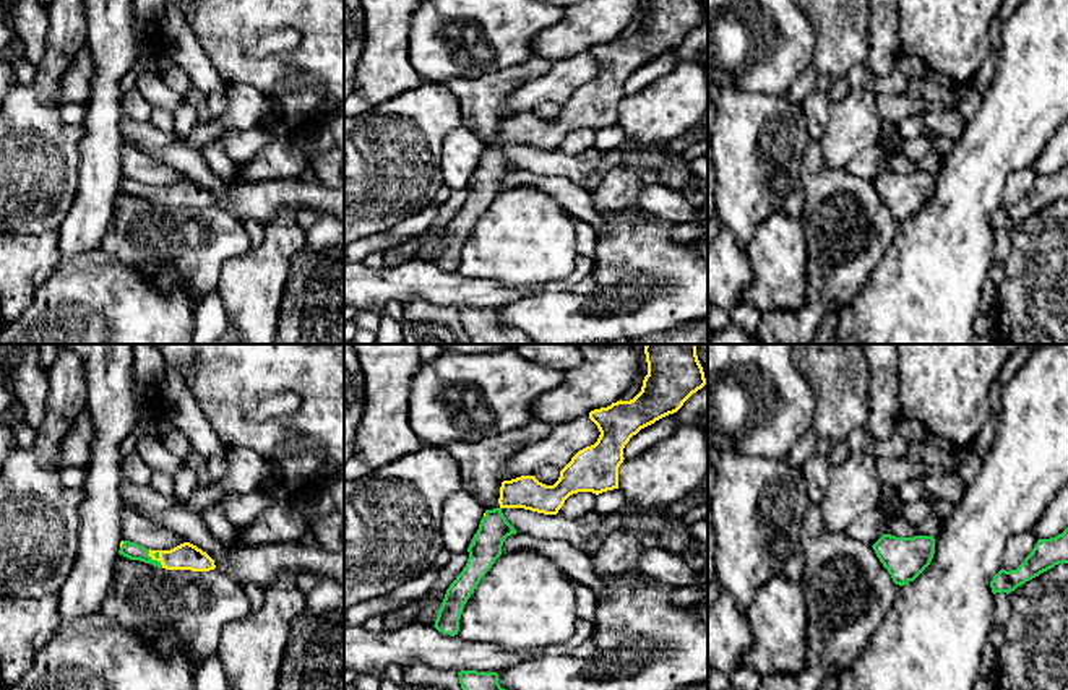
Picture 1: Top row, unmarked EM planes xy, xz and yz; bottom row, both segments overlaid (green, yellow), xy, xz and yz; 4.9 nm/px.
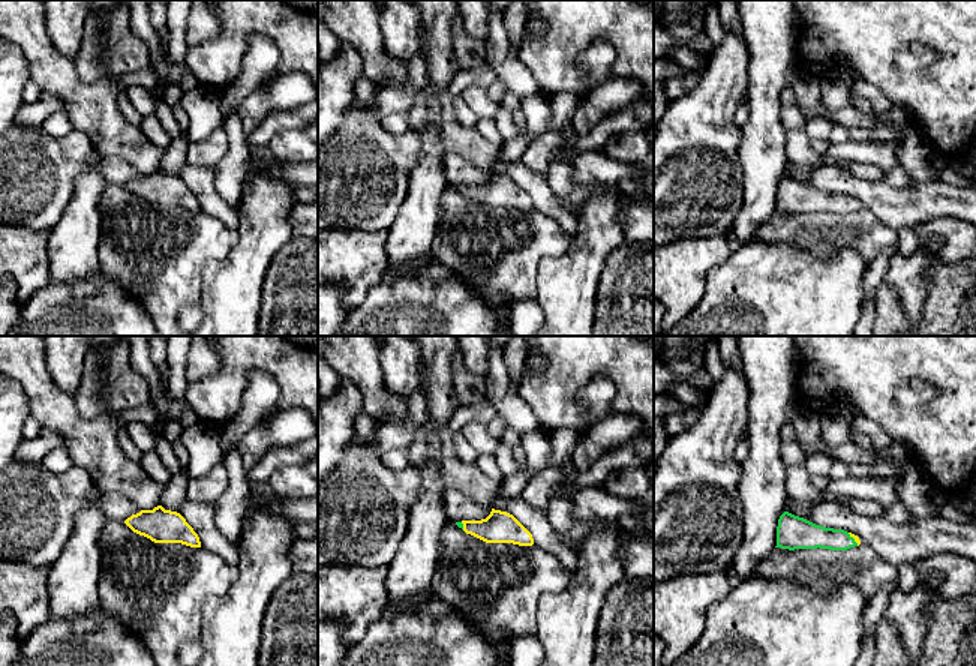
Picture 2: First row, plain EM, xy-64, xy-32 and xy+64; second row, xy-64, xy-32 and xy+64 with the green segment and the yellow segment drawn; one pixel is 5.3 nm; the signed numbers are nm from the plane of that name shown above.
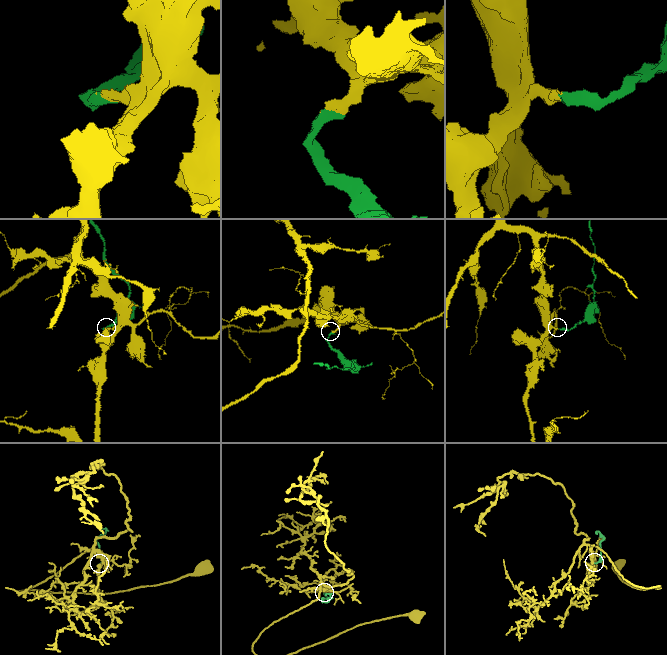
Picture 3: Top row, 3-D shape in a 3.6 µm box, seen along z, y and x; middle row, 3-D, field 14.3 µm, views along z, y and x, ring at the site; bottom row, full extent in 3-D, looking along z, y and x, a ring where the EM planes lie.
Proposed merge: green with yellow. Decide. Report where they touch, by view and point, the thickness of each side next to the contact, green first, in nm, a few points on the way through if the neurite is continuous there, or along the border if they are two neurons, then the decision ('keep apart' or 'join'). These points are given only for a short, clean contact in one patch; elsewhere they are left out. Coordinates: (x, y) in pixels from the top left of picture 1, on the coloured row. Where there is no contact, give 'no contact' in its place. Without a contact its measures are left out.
xy (151, 559) | 90/130 nm | across xy (132, 551), (151, 559), (177, 559), (185, 556) | join

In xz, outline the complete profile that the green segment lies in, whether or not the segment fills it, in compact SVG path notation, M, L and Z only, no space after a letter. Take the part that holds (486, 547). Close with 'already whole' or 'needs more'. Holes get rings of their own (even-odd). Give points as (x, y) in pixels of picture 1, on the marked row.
M646 344L644 354L648 375L641 391L630 401L620 399L589 412L601 435L594 445L579 450L571 458L553 485L539 482L536 476L502 482L500 507L485 510L467 547L467 563L446 589L433 625L438 632L458 635L464 604L502 555L505 539L518 533L503 516L503 508L557 515L573 494L599 495L618 489L618 468L625 459L623 448L630 438L656 420L677 412L693 393L706 385L696 344Z | needs more

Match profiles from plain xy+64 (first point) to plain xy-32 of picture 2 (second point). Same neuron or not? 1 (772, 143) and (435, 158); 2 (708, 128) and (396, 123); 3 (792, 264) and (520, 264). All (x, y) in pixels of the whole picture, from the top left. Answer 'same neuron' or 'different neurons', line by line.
1: same neuron
2: different neurons
3: different neurons

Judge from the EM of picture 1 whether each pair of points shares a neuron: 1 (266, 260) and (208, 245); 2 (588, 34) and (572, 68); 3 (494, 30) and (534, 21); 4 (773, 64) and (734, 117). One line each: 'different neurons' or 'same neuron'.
1: different neurons
2: different neurons
3: same neuron
4: different neurons

